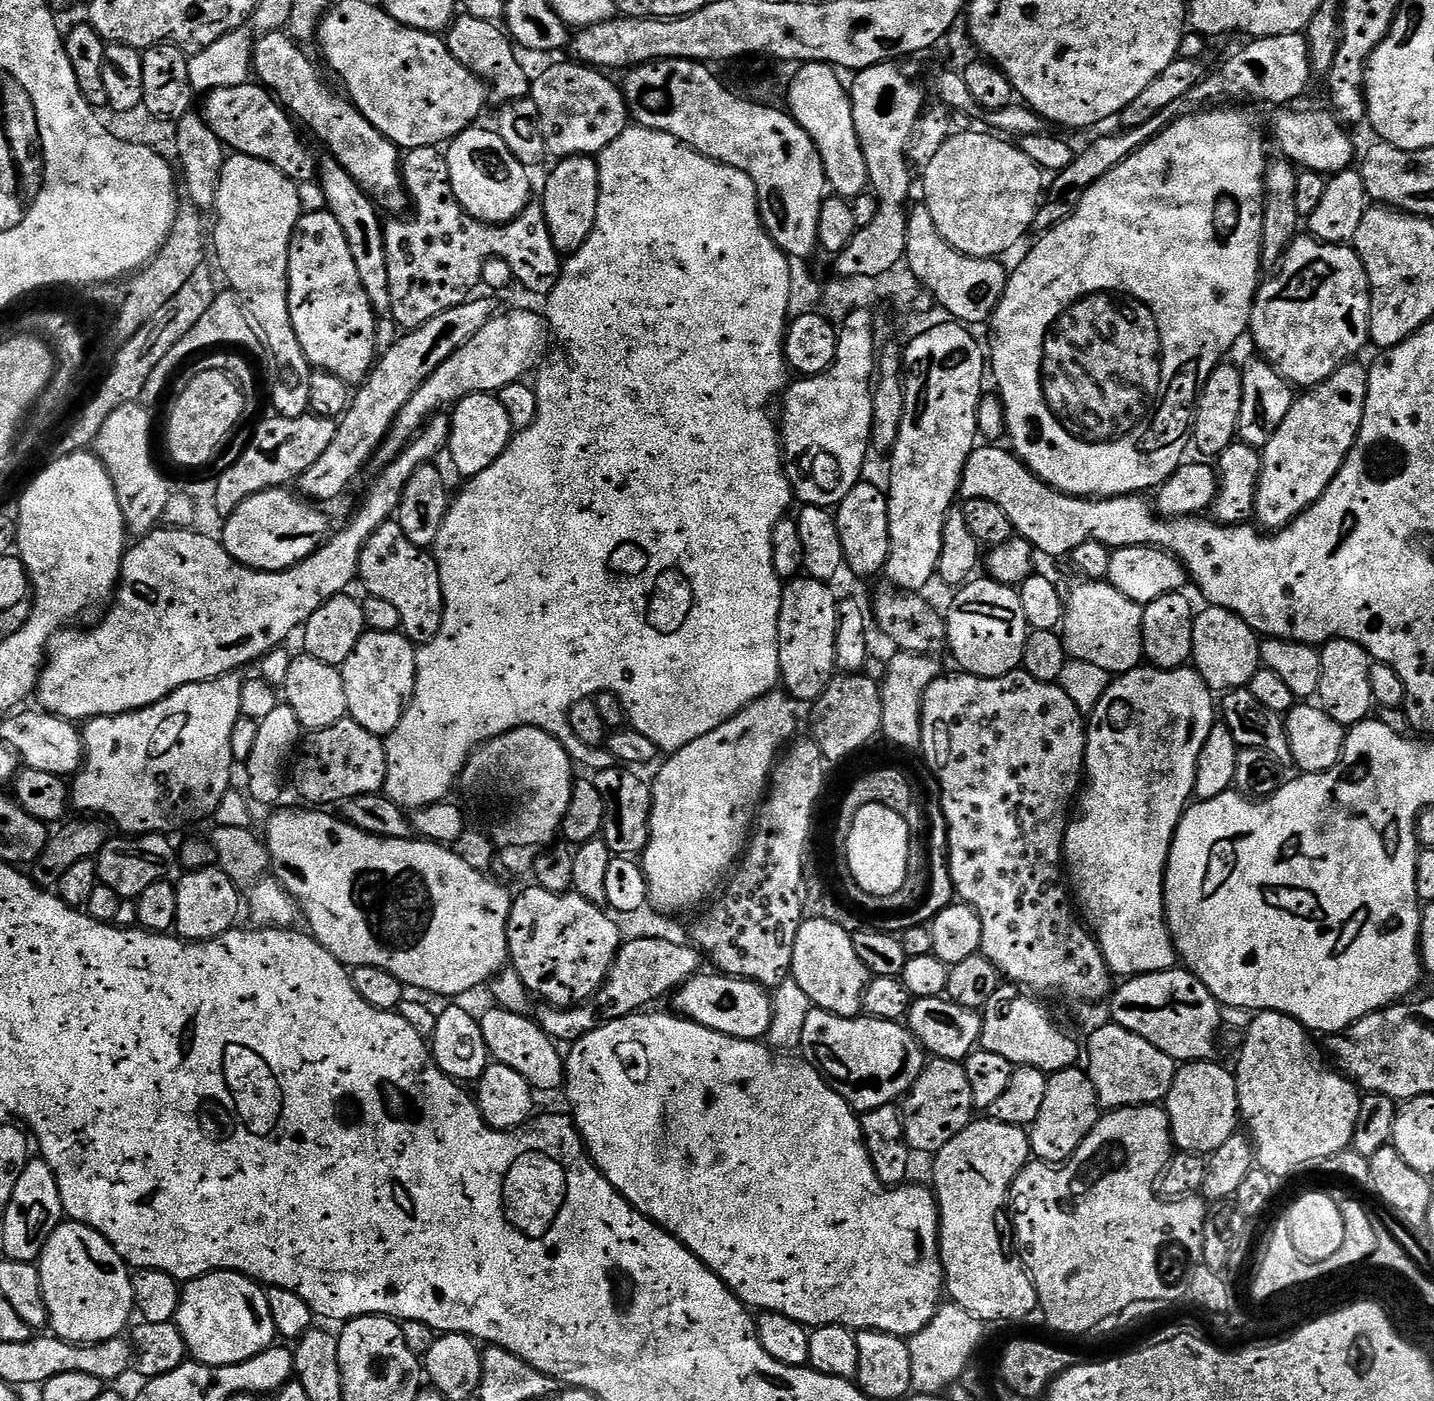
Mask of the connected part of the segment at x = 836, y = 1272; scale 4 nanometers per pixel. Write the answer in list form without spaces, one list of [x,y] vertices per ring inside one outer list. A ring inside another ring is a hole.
[[[651,1012],[618,1018],[614,1022],[610,1022],[575,1041],[569,1047],[572,1049],[566,1052],[564,1084],[566,1089],[568,1088],[568,1104],[572,1107],[570,1115],[584,1140],[584,1147],[587,1155],[591,1156],[592,1163],[599,1168],[603,1176],[616,1187],[617,1192],[632,1207],[638,1209],[643,1216],[647,1216],[649,1220],[660,1225],[664,1231],[669,1232],[680,1243],[686,1245],[749,1309],[786,1314],[786,1318],[794,1318],[794,1322],[803,1324],[809,1329],[825,1328],[831,1324],[837,1324],[843,1328],[851,1328],[862,1332],[885,1332],[886,1334],[894,1334],[905,1338],[917,1336],[936,1317],[936,1312],[942,1307],[942,1301],[946,1296],[944,1267],[940,1261],[940,1210],[936,1206],[933,1189],[928,1186],[919,1188],[918,1185],[912,1183],[907,1186],[885,1187],[877,1180],[876,1171],[872,1165],[872,1160],[868,1157],[868,1148],[864,1144],[864,1135],[860,1129],[860,1116],[824,1081],[823,1076],[811,1064],[800,1058],[791,1060],[793,1058],[791,1055],[777,1054],[763,1043],[754,1040],[736,1040],[732,1036],[718,1034],[714,1030],[706,1030],[706,1026],[702,1026],[693,1020],[686,1020],[679,1014],[667,1016],[664,1012]]]

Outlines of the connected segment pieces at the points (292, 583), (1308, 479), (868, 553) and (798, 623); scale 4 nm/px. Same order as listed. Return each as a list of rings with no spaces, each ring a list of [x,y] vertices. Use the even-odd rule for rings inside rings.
[[[437,414],[420,429],[412,443],[383,465],[380,477],[368,488],[360,509],[352,521],[331,539],[320,545],[301,564],[284,572],[259,572],[239,564],[224,549],[223,543],[212,536],[203,536],[191,527],[157,526],[136,545],[129,547],[120,567],[118,587],[108,613],[97,628],[89,632],[64,630],[52,637],[48,644],[46,663],[36,684],[34,700],[52,716],[63,716],[73,722],[87,722],[96,716],[117,716],[123,712],[137,712],[166,699],[187,684],[203,680],[217,680],[219,676],[235,673],[236,668],[255,665],[270,650],[281,647],[292,631],[303,629],[326,600],[347,593],[357,579],[362,546],[395,513],[402,490],[410,482],[410,474],[423,464],[435,461],[436,455],[448,447],[450,420]]]
[[[1349,362],[1342,365],[1342,367],[1340,367],[1334,374],[1330,374],[1330,378],[1326,378],[1326,382],[1315,384],[1313,388],[1307,389],[1303,394],[1297,395],[1295,399],[1293,399],[1292,405],[1290,406],[1290,414],[1286,414],[1286,418],[1282,418],[1282,426],[1278,426],[1278,430],[1274,430],[1270,442],[1265,444],[1262,449],[1262,474],[1260,475],[1260,481],[1258,482],[1255,519],[1257,521],[1261,520],[1261,522],[1265,524],[1265,526],[1263,525],[1265,529],[1279,530],[1285,528],[1286,525],[1292,523],[1297,516],[1301,516],[1311,504],[1318,502],[1318,498],[1322,498],[1326,486],[1330,486],[1330,482],[1334,482],[1338,470],[1342,470],[1342,466],[1346,462],[1346,458],[1350,454],[1350,450],[1358,438],[1358,430],[1362,426],[1362,414],[1366,410],[1367,393],[1368,368],[1365,367],[1365,365],[1360,365],[1360,362]]]
[[[861,482],[842,498],[842,502],[834,509],[836,525],[838,526],[838,538],[842,538],[842,554],[847,571],[852,571],[856,576],[876,576],[888,567],[888,555],[890,554],[890,522],[888,521],[888,493],[883,487],[876,484]]]
[[[797,578],[789,580],[784,584],[784,593],[782,594],[782,610],[778,618],[778,634],[780,635],[780,678],[782,688],[785,693],[793,701],[808,700],[807,702],[816,701],[820,695],[828,689],[828,683],[837,675],[836,671],[836,655],[834,654],[834,646],[836,645],[836,631],[838,630],[838,596],[831,592],[829,585],[822,580],[814,580],[811,578]]]

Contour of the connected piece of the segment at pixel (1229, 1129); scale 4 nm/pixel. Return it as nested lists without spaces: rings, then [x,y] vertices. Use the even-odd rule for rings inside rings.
[[[1197,1060],[1176,1069],[1176,1077],[1168,1091],[1166,1111],[1172,1127],[1172,1143],[1179,1151],[1211,1154],[1226,1142],[1226,1138],[1237,1135],[1236,1123],[1239,1125],[1242,1117],[1236,1077],[1216,1063]]]

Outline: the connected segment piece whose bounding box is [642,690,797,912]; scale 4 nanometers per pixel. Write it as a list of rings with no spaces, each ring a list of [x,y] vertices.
[[[773,690],[766,696],[759,696],[734,718],[710,730],[710,734],[702,734],[702,738],[675,749],[669,755],[672,757],[664,765],[659,765],[660,773],[656,781],[653,779],[650,784],[652,817],[648,823],[648,845],[642,853],[651,907],[656,907],[660,912],[684,912],[704,899],[707,901],[721,887],[733,865],[741,859],[750,829],[765,799],[772,770],[786,745],[797,735],[796,712],[792,707],[793,701],[783,691]]]

